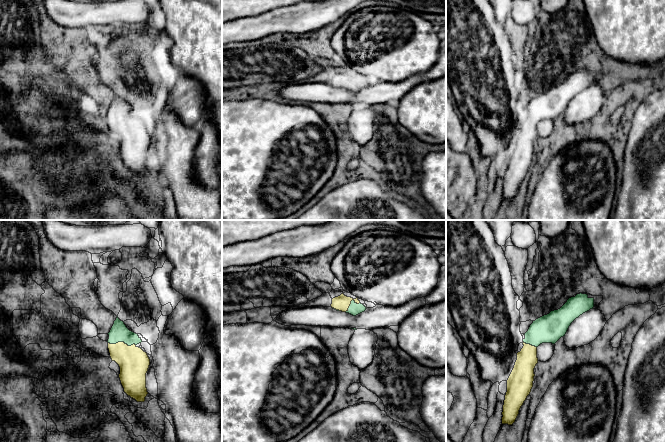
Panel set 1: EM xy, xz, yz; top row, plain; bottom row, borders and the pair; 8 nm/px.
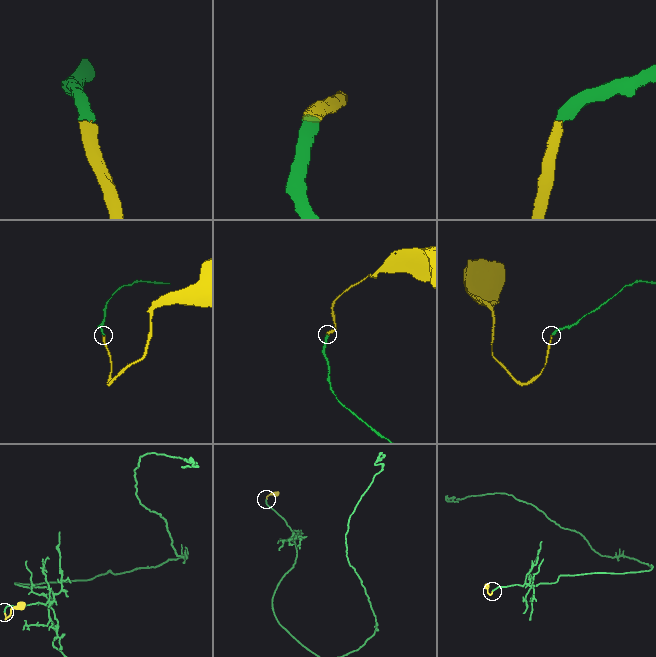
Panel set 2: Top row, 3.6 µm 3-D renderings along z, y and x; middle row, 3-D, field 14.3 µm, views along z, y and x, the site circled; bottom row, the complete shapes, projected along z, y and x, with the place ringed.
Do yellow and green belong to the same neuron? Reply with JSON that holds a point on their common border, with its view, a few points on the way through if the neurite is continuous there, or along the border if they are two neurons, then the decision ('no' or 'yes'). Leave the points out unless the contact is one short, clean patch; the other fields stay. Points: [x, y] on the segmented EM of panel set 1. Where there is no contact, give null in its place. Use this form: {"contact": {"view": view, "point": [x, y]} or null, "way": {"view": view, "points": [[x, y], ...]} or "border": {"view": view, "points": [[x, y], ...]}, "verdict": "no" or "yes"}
{"contact": {"view": "xy", "point": [122, 342]}, "way": {"view": "xy", "points": [[133, 361], [123, 351], [122, 342], [119, 332]]}, "verdict": "yes"}

